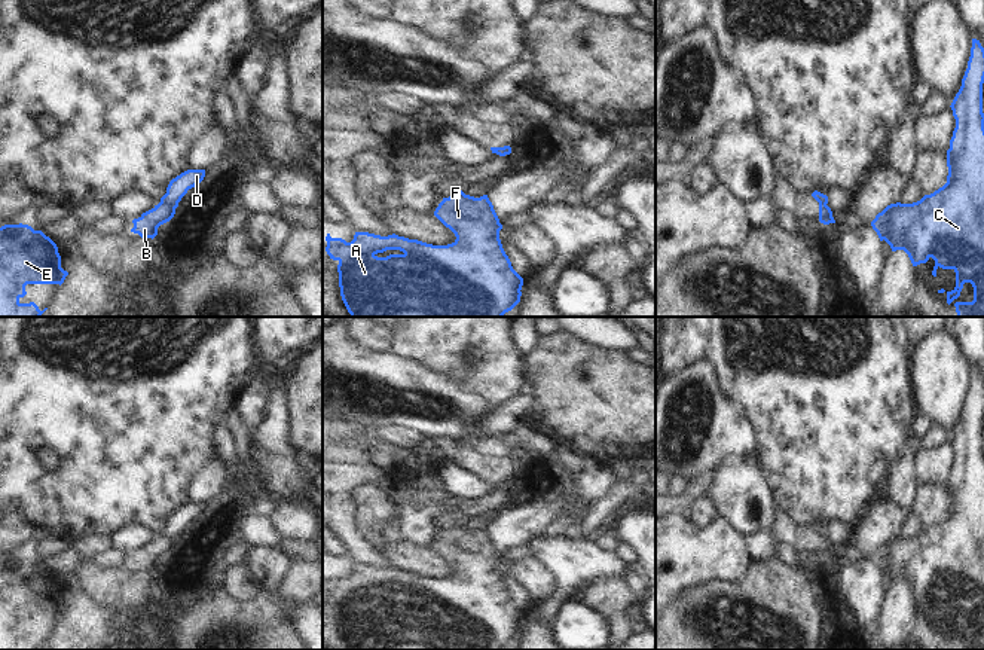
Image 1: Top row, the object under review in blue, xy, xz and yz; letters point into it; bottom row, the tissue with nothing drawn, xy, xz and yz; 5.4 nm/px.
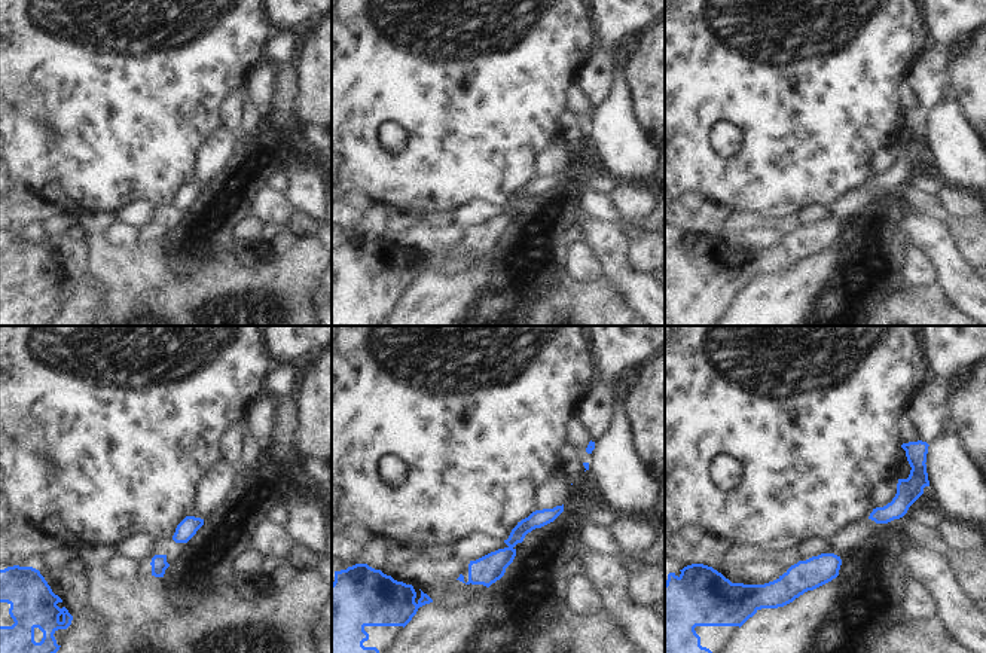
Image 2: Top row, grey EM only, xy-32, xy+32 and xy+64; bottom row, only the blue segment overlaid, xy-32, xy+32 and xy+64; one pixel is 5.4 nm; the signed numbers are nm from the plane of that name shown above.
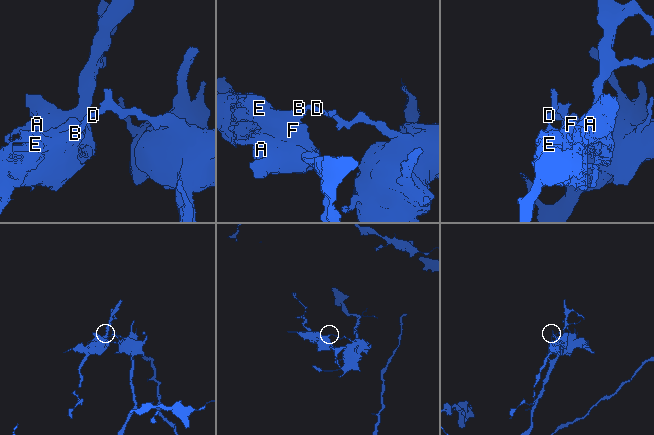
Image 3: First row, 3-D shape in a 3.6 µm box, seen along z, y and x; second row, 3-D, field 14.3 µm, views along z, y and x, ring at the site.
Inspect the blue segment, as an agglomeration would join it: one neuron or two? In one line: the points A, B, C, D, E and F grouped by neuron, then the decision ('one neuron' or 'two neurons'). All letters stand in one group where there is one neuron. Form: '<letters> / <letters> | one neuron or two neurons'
A B C E F / D | two neurons

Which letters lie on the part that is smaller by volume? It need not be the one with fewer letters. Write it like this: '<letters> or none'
A, B, C, E, F

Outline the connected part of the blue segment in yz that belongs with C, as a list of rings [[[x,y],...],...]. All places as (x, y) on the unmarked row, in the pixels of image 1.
[[[972,372],[971,390],[968,402],[962,412],[962,419],[956,427],[951,443],[956,452],[956,461],[947,483],[948,509],[947,516],[930,528],[925,528],[913,537],[890,537],[871,555],[880,574],[886,574],[892,585],[904,583],[913,599],[926,596],[930,591],[935,593],[932,608],[936,610],[936,602],[953,602],[956,605],[956,620],[947,626],[950,638],[960,629],[965,616],[974,620],[972,635],[956,635],[957,650],[984,650],[984,446],[983,446],[983,416],[984,416],[984,381],[980,373]]]

